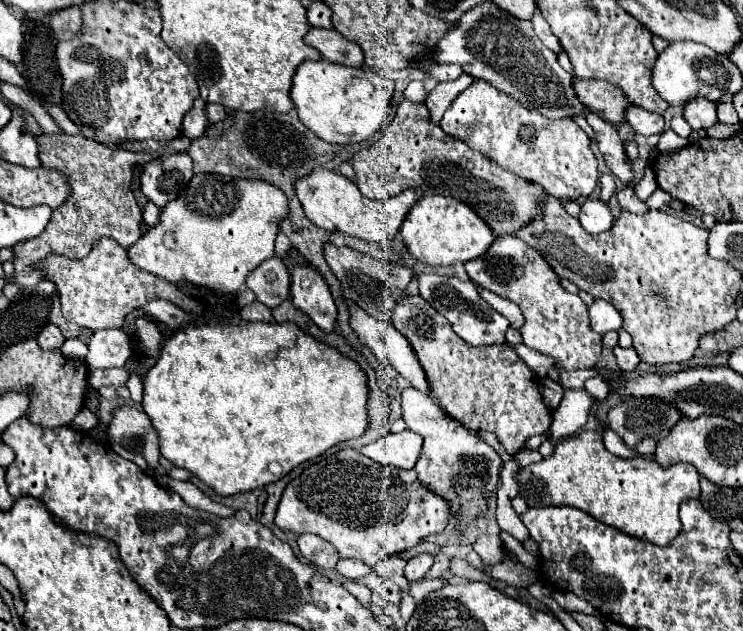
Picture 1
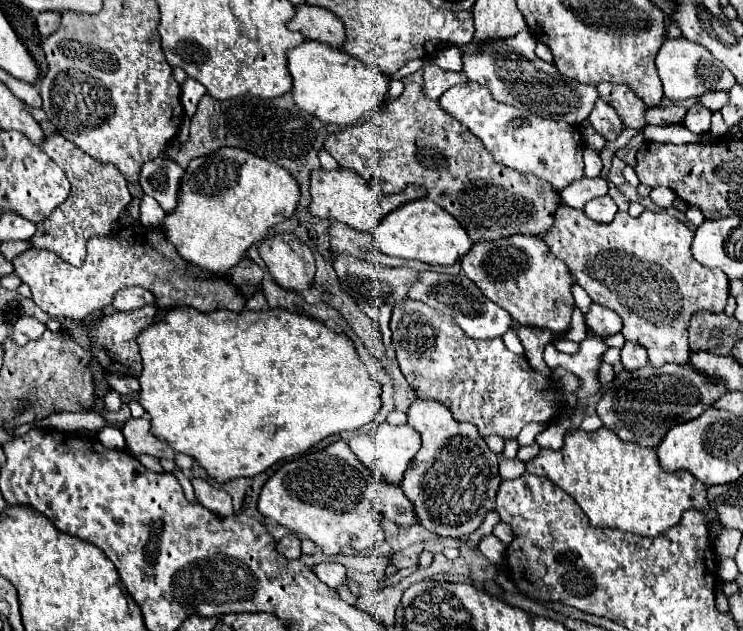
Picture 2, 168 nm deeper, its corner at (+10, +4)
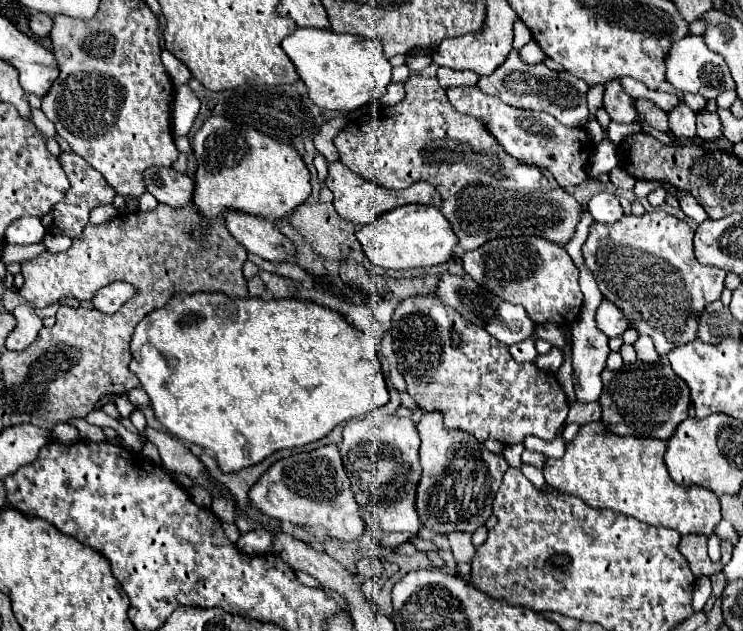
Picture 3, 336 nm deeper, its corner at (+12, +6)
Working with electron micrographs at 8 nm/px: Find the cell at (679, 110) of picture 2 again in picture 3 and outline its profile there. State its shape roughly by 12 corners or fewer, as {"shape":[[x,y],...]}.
{"shape":[[684,101],[668,111],[670,131],[696,135],[696,113]]}

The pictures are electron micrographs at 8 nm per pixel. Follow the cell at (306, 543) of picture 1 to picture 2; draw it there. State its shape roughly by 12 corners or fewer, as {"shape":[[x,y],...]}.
{"shape":[[288,535],[276,543],[276,551],[286,559],[300,557],[298,535]]}

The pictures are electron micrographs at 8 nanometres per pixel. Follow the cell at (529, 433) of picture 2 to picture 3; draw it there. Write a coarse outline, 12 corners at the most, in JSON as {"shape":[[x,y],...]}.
{"shape":[[522,443],[506,445],[502,455],[512,467],[520,467]]}

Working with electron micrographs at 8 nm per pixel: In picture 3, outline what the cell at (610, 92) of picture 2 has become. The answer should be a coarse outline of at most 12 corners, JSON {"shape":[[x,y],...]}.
{"shape":[[636,99],[638,119],[670,133],[666,113],[652,101]]}

